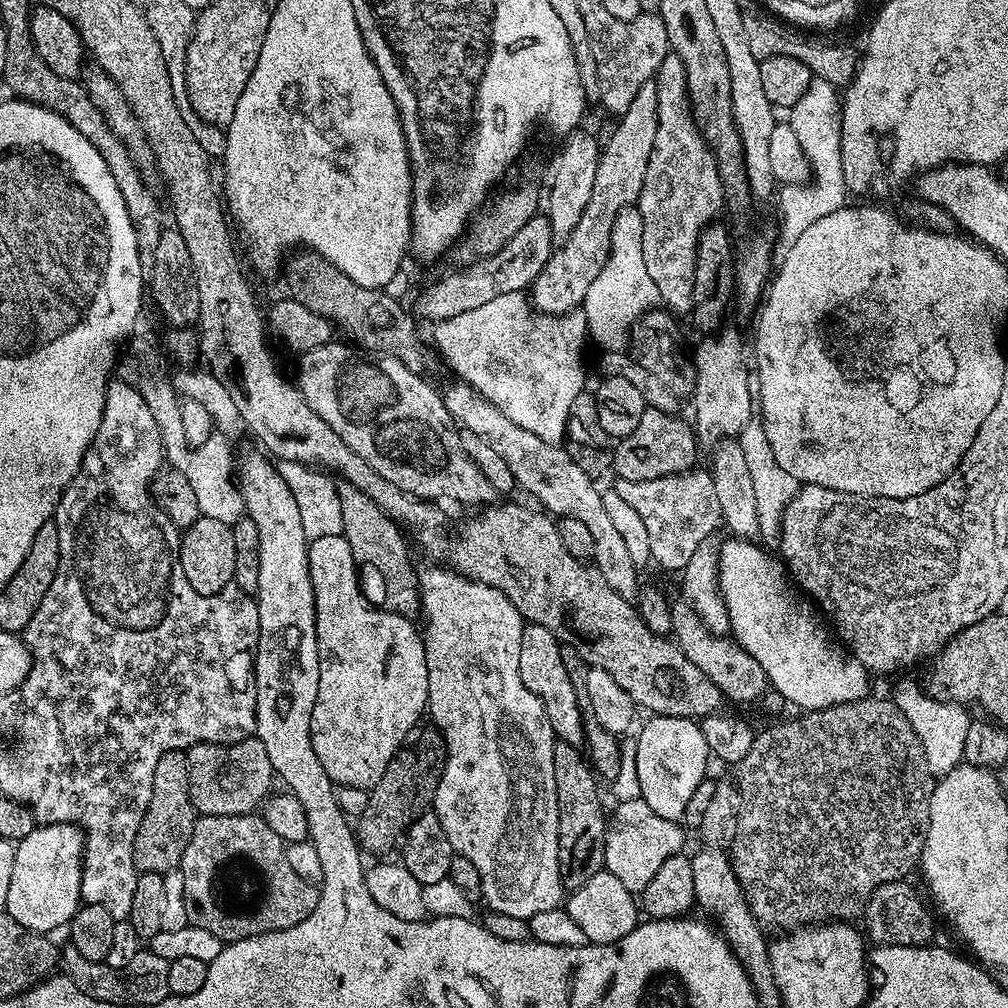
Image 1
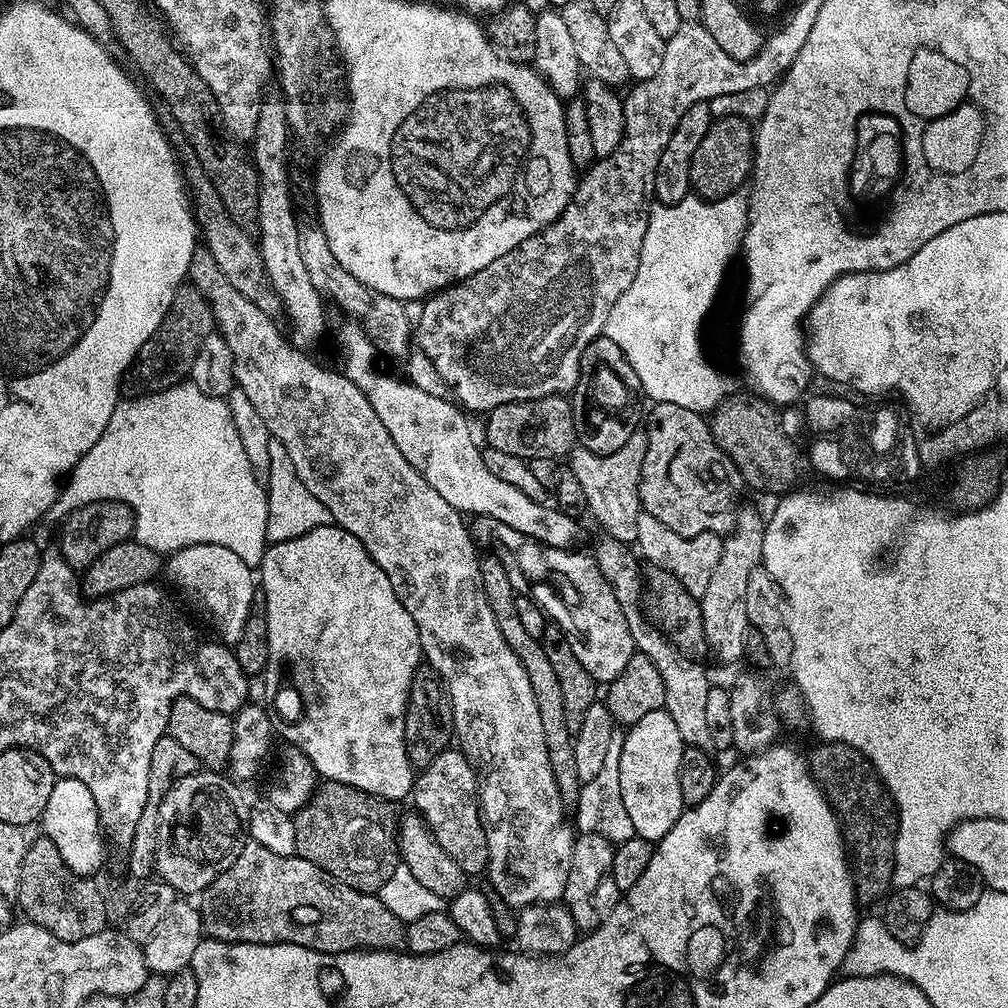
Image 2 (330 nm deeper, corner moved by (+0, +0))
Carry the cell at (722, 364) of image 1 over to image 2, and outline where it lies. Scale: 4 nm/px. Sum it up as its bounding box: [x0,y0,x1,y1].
[699,507,765,664]

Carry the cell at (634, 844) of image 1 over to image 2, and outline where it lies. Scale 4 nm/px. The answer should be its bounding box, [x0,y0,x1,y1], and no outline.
[562,832,622,934]

